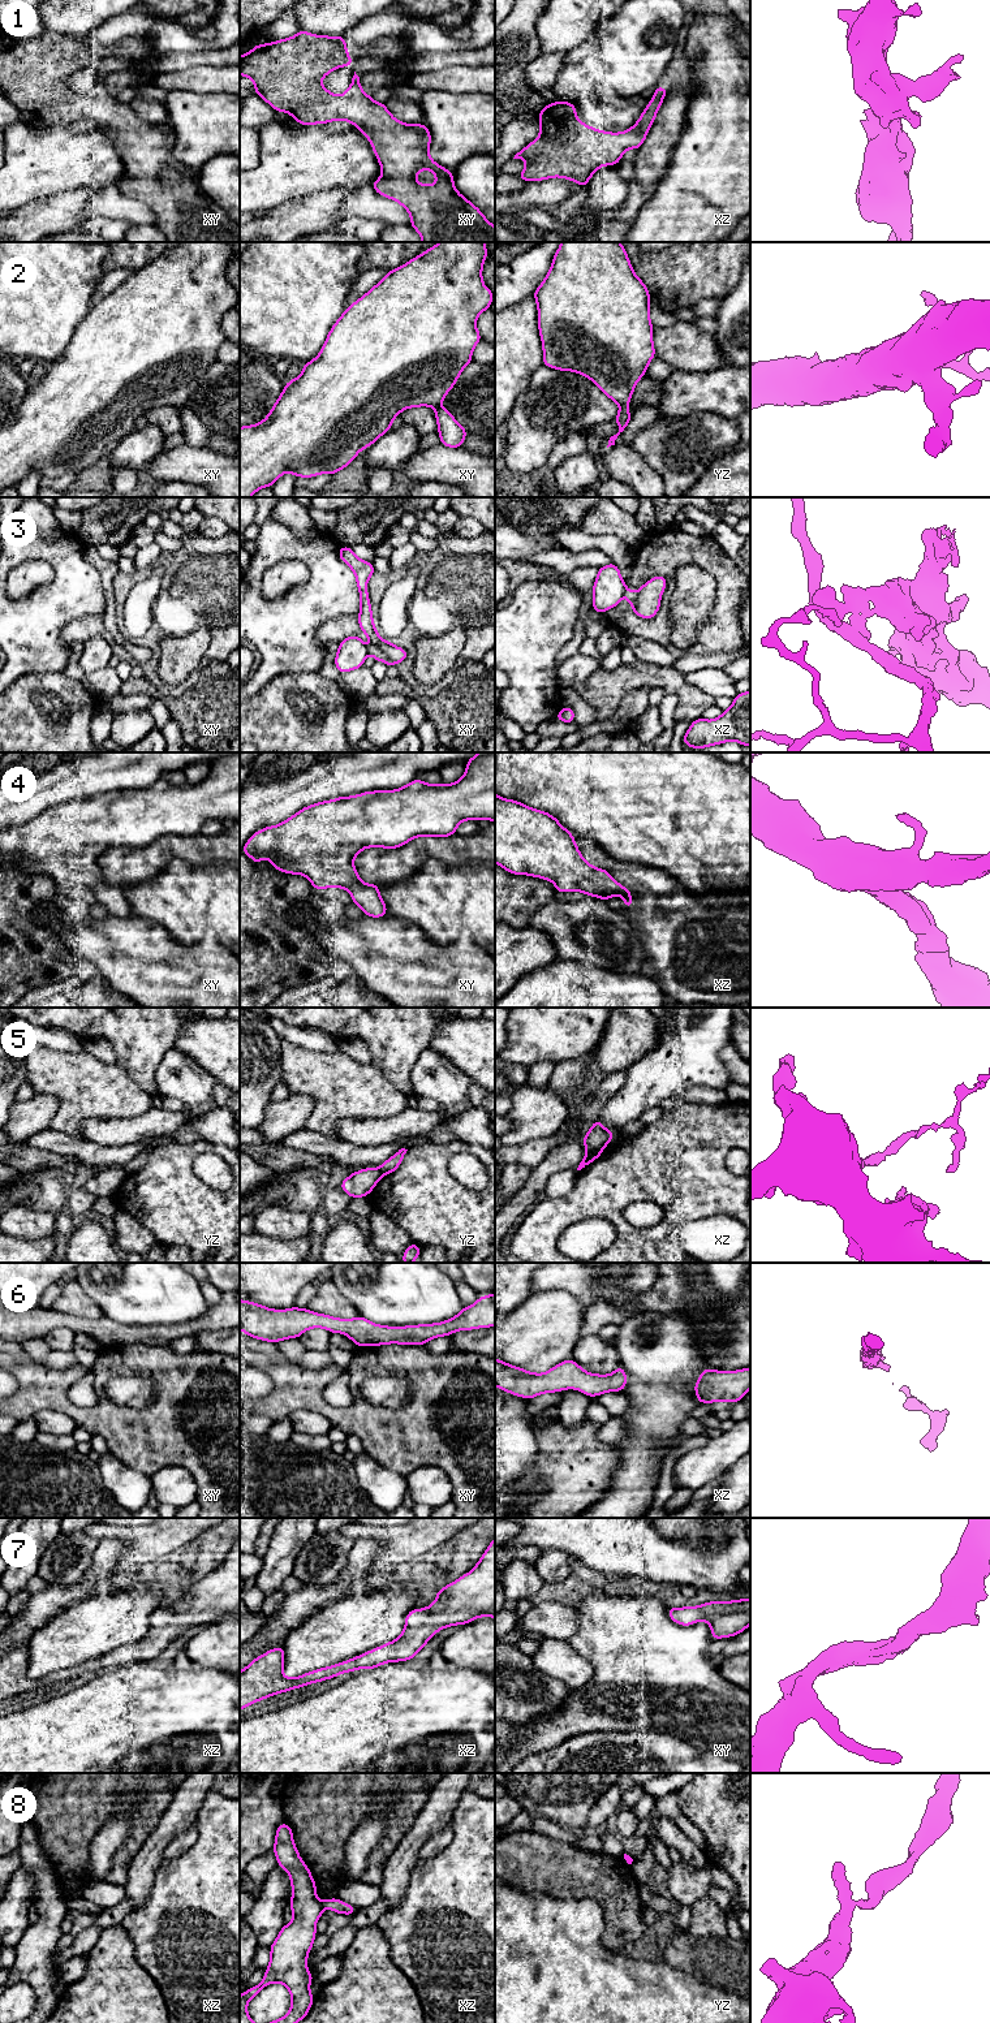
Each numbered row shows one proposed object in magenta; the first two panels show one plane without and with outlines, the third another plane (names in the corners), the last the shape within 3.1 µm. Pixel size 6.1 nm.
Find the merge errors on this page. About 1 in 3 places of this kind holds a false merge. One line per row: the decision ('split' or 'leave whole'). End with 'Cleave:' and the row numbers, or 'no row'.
1: leave whole
2: leave whole
3: split
4: leave whole
5: split
6: leave whole
7: leave whole
8: split
Cleave: 3, 5, 8

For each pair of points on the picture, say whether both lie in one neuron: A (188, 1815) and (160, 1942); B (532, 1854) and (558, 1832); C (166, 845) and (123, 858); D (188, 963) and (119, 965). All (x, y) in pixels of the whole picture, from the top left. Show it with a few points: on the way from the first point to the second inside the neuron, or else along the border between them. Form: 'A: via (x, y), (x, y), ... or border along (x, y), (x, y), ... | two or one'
A: border along (206, 1795), (193, 1823) | two
B: border along (529, 1829), (577, 1847) | two
C: via (155, 855), (153, 858), (133, 858) | one
D: via (171, 967), (136, 965) | one

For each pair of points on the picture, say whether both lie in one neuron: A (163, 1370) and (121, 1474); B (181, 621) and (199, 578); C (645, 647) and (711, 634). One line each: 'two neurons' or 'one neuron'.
A: two neurons
B: one neuron
C: two neurons

